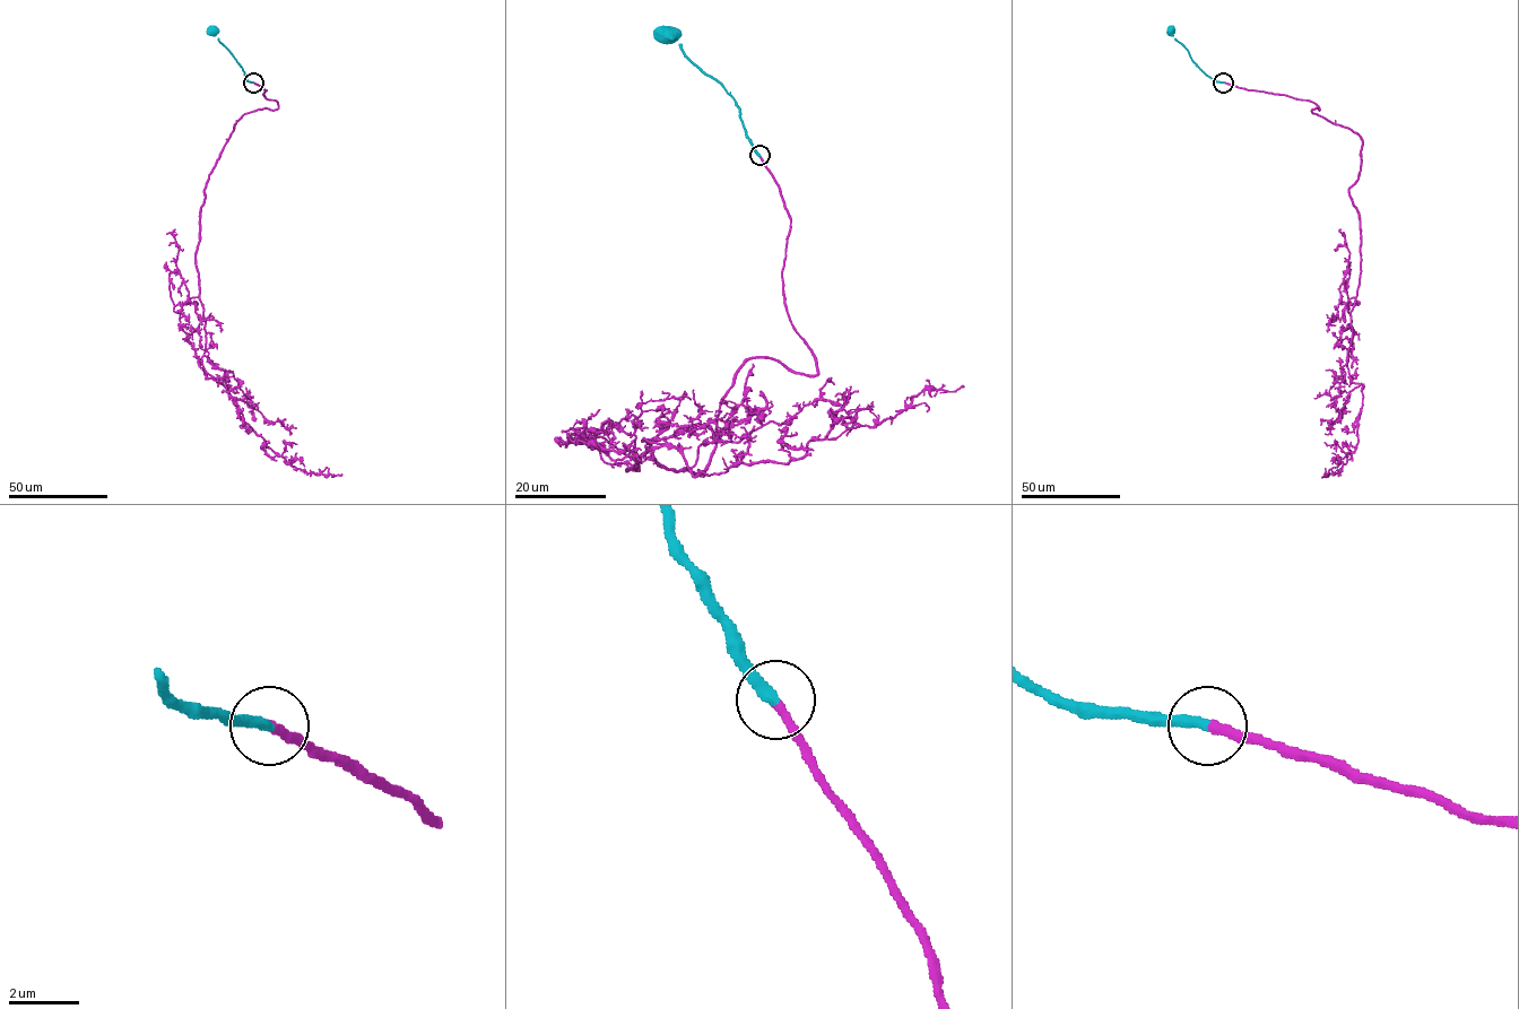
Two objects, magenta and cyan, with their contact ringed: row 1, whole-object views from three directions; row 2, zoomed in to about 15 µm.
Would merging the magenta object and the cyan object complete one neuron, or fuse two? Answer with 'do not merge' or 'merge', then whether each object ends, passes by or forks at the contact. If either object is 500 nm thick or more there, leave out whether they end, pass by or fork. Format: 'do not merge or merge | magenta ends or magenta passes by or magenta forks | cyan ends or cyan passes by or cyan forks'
merge | magenta ends | cyan ends

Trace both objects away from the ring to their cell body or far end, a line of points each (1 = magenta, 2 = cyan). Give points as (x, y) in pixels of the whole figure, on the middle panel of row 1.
1: (760, 156), (817, 373), (748, 359), (701, 473), (627, 470), (644, 438), (787, 463), (963, 386)
2: (760, 156), (746, 131), (736, 101), (665, 35)

